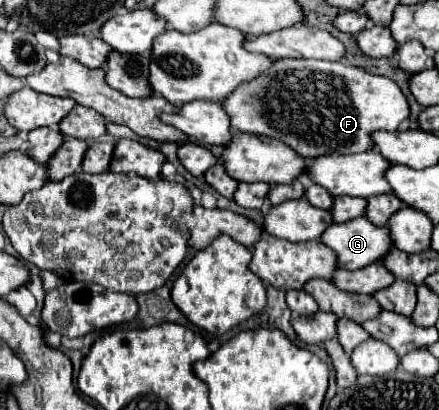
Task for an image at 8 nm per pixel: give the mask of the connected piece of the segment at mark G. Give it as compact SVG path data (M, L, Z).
M364 216L350 220L350 224L330 224L320 242L336 252L336 266L344 270L364 268L392 248L388 228L378 228Z

